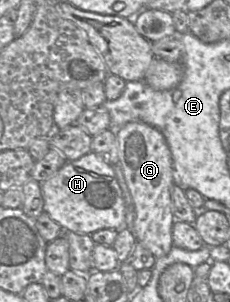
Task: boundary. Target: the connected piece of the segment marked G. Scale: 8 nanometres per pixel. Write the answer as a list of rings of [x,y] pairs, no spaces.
[[[129,122],[117,132],[118,157],[126,184],[135,207],[133,235],[136,242],[158,259],[173,246],[171,187],[173,180],[172,155],[166,139],[156,128],[142,122]]]

